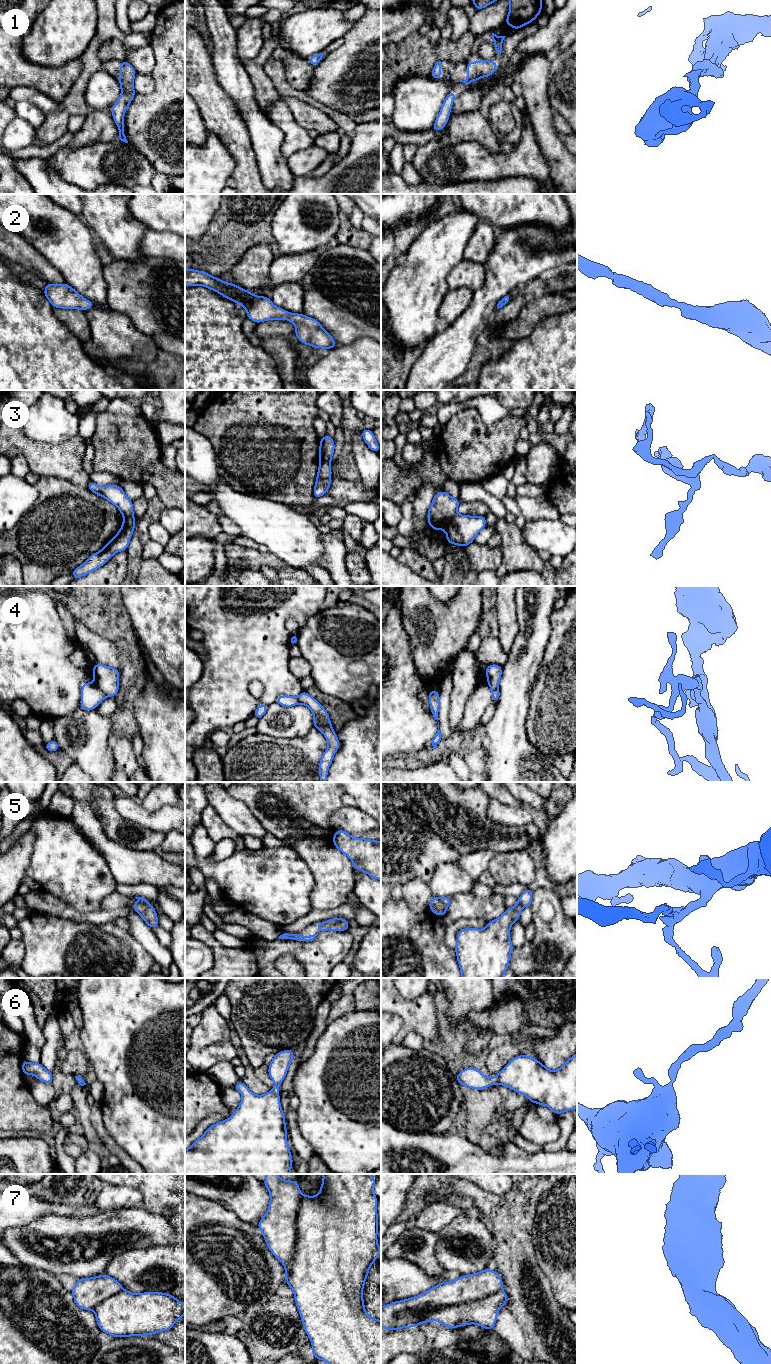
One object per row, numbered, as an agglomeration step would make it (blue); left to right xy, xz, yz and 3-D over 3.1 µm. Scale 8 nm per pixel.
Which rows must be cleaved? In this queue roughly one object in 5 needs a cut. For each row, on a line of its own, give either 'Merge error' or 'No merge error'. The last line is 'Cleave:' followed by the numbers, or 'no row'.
1: No merge error
2: No merge error
3: Merge error
4: Merge error
5: No merge error
6: No merge error
7: No merge error
Cleave: 3, 4

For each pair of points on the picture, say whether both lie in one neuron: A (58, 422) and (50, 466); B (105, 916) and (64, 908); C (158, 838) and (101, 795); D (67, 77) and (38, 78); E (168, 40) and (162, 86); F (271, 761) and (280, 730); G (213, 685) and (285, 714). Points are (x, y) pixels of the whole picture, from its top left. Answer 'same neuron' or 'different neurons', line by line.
A: different neurons
B: same neuron
C: same neuron
D: same neuron
E: same neuron
F: different neurons
G: different neurons

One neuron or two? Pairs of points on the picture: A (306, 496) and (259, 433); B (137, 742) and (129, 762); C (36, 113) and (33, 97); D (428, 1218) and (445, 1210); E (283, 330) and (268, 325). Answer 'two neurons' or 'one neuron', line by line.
A: one neuron
B: two neurons
C: two neurons
D: one neuron
E: one neuron

